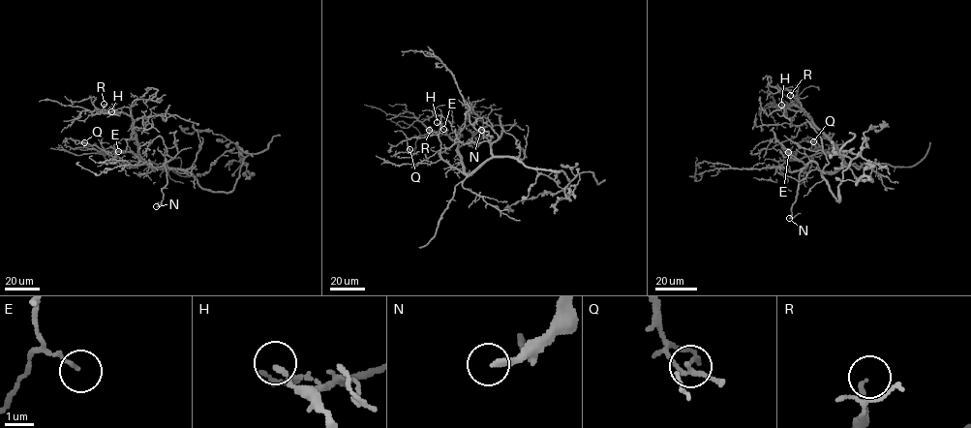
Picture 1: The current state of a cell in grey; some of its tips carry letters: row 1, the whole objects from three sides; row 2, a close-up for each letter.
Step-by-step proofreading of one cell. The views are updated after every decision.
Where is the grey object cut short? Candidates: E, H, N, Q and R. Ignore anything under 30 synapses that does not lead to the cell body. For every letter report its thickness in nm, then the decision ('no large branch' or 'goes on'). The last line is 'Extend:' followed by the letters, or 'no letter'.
E: 110 nm thick; no large branch
H: 160 nm thick; no large branch
N: 200 nm thick; goes on
Q: 120 nm thick; no large branch
R: 140 nm thick; no large branch
Extend: N

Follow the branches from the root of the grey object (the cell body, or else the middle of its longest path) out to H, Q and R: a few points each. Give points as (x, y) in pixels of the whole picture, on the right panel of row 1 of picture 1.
H: (822, 173), (834, 172), (842, 163), (837, 147), (800, 106), (781, 105)
Q: (822, 173), (834, 172), (843, 161), (836, 153), (825, 153), (798, 159), (799, 143), (813, 141)
R: (822, 173), (834, 172), (843, 160), (837, 147), (807, 113), (791, 105), (790, 95)

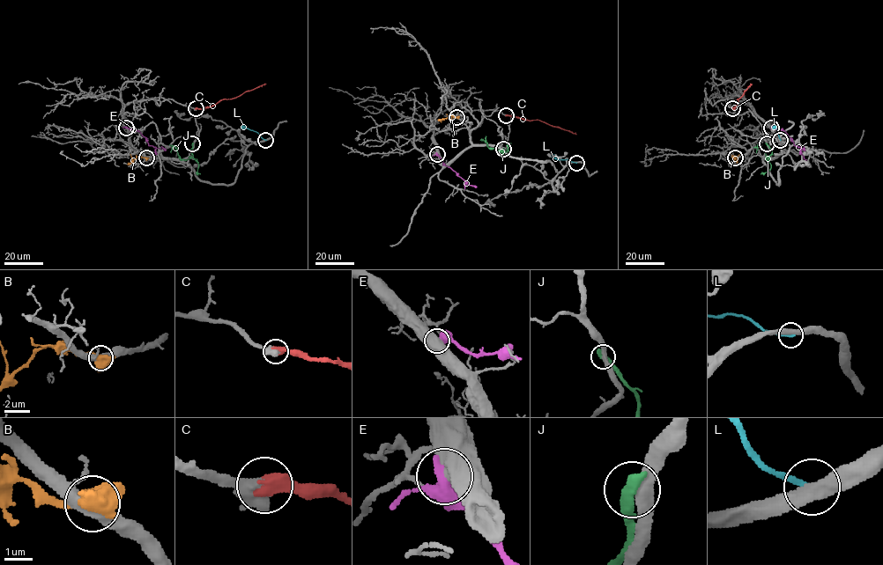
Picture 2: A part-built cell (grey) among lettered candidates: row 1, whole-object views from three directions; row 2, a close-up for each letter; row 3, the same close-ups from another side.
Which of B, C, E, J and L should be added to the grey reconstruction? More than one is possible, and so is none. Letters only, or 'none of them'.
C

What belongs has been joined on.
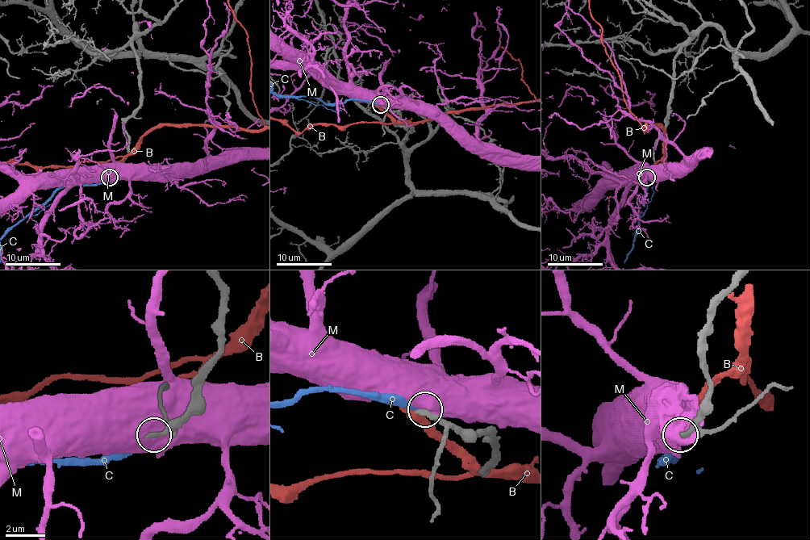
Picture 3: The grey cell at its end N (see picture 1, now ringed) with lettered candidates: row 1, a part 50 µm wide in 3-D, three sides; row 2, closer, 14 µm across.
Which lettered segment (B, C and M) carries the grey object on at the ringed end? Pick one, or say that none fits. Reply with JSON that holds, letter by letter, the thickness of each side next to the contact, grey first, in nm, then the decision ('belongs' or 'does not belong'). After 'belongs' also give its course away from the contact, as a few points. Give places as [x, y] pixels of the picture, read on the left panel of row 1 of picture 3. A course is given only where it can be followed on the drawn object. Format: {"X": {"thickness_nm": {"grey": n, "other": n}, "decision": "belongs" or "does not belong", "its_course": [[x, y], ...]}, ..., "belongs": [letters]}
{"B": {"thickness_nm": {"grey": 220, "other": 600}, "decision": "does not belong"}, "C": {"thickness_nm": {"grey": 280, "other": 220}, "decision": "belongs"}, "M": {"thickness_nm": {"grey": 320, "other": 850}, "decision": "does not belong"}, "belongs": ["C"]}

